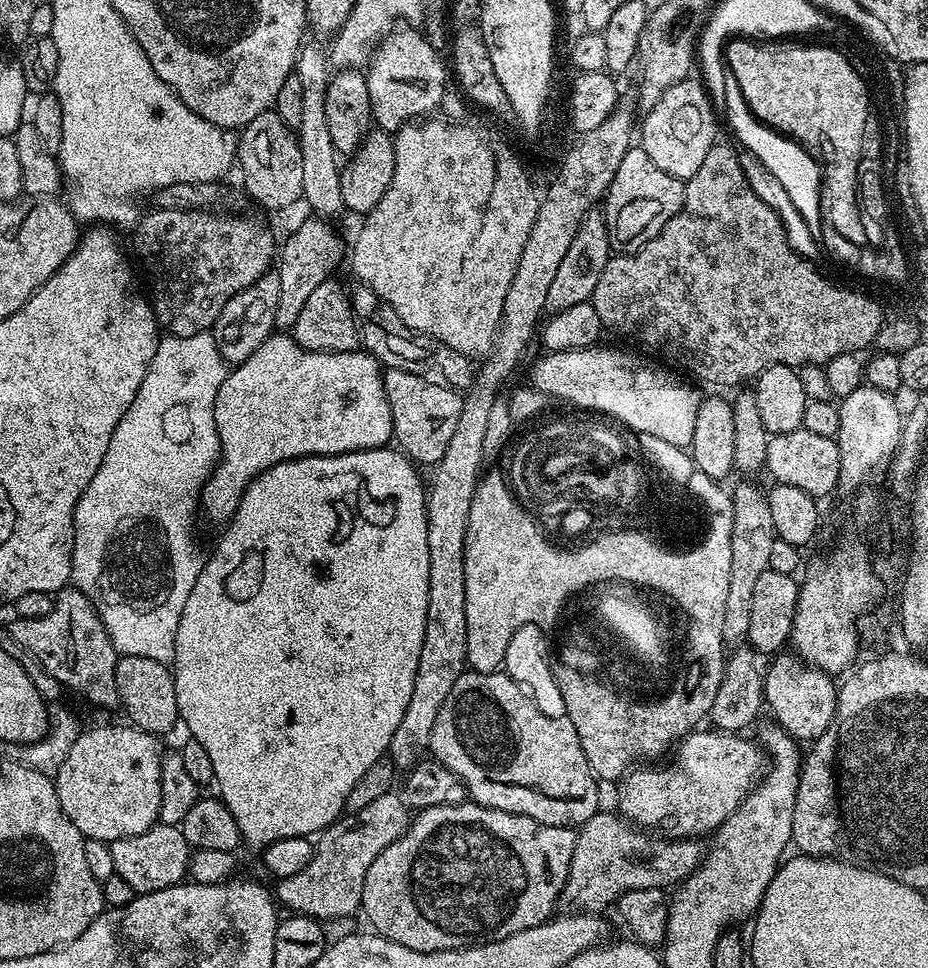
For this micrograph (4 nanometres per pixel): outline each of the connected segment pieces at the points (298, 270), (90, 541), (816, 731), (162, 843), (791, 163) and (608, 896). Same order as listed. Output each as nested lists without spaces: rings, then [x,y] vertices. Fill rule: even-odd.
[[[318,218],[311,219],[312,220],[302,221],[301,224],[297,226],[296,233],[294,233],[293,236],[290,237],[289,240],[285,242],[285,244],[283,241],[282,247],[279,249],[278,252],[278,275],[280,278],[280,289],[278,290],[278,310],[276,311],[276,328],[280,330],[287,329],[289,326],[294,325],[298,322],[298,314],[302,314],[302,306],[306,306],[306,298],[310,298],[310,294],[314,294],[314,290],[318,290],[318,286],[322,286],[322,282],[324,280],[329,279],[329,277],[333,275],[332,271],[334,271],[335,268],[339,266],[340,259],[342,259],[343,256],[345,259],[346,256],[346,244],[344,248],[343,242],[340,241],[338,237],[336,237],[335,232],[327,225],[329,223]]]
[[[211,331],[199,332],[193,336],[165,335],[154,350],[154,358],[150,362],[146,378],[142,378],[142,386],[138,386],[138,394],[134,402],[130,402],[130,410],[122,414],[122,422],[118,422],[110,438],[106,458],[102,458],[102,466],[98,466],[98,474],[90,478],[90,486],[86,486],[82,498],[76,504],[72,515],[71,583],[82,594],[86,594],[86,598],[92,600],[92,607],[106,626],[106,634],[110,634],[110,642],[120,656],[154,658],[158,662],[168,664],[176,652],[178,622],[184,613],[186,598],[190,598],[190,590],[194,590],[194,582],[202,567],[201,557],[196,557],[196,552],[192,549],[192,519],[196,516],[196,508],[198,512],[198,501],[205,490],[205,485],[220,462],[220,439],[214,422],[214,398],[218,394],[218,386],[222,386],[225,375],[226,365],[224,359],[220,357],[215,335]]]
[[[776,660],[767,665],[764,674],[764,699],[767,707],[772,707],[775,719],[785,732],[790,733],[798,742],[814,742],[832,725],[836,713],[837,685],[832,685],[833,677],[816,668],[800,666],[797,672],[788,676],[788,664]]]
[[[157,822],[142,834],[111,841],[110,847],[116,875],[126,878],[126,882],[130,882],[137,894],[169,888],[188,876],[190,849],[186,838],[175,824]]]
[[[726,69],[724,74],[725,104],[722,107],[726,113],[726,120],[734,131],[737,140],[745,151],[750,152],[763,164],[767,173],[776,179],[780,186],[786,190],[788,197],[796,206],[800,216],[804,218],[810,230],[810,234],[817,240],[820,239],[823,228],[823,216],[821,214],[820,182],[822,170],[815,159],[799,143],[776,129],[768,127],[757,119],[749,110],[749,104],[742,97],[741,87],[734,77],[734,72]]]
[[[598,810],[588,819],[585,824],[579,825],[576,832],[576,845],[570,862],[568,877],[564,888],[560,891],[559,903],[565,904],[565,909],[575,910],[580,914],[600,914],[603,908],[612,908],[620,896],[628,891],[646,890],[647,888],[658,888],[661,890],[671,889],[679,885],[699,866],[702,859],[702,844],[696,838],[660,838],[655,840],[655,835],[649,834],[645,829],[629,822],[625,817],[615,811],[604,812]]]

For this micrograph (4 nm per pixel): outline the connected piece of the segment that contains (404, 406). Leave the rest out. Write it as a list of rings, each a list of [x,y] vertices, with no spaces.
[[[389,368],[384,372],[384,389],[390,402],[392,435],[395,443],[400,443],[399,451],[420,466],[439,464],[442,454],[446,454],[446,446],[450,446],[450,437],[458,430],[458,418],[464,405],[461,393],[404,368]]]

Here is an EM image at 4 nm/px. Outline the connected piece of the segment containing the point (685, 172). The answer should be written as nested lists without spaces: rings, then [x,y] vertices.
[[[699,79],[678,82],[664,91],[650,111],[643,113],[644,125],[638,128],[639,147],[650,154],[659,169],[686,182],[698,174],[698,166],[702,166],[706,154],[710,154],[712,145],[717,143],[716,116],[712,112],[716,113],[714,105]]]

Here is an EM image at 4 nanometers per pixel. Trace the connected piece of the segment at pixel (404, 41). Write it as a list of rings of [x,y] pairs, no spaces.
[[[400,26],[385,35],[366,68],[372,119],[375,127],[389,134],[435,113],[432,111],[441,107],[450,84],[450,72],[447,67],[444,69],[441,53],[431,45],[423,31],[415,32],[412,28],[415,27]]]

